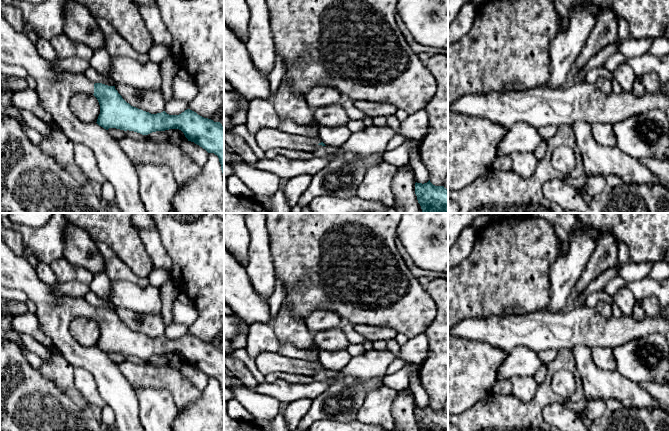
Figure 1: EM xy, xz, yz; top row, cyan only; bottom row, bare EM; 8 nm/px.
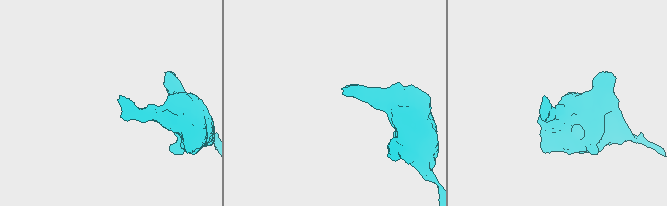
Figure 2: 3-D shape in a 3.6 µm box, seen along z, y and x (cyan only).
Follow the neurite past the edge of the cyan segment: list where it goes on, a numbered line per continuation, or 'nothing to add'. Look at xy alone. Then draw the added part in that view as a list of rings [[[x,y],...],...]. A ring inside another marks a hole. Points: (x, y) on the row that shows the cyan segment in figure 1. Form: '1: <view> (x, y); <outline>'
1: xy (55, 89); [[[0,13],[0,62],[8,65],[17,65],[23,67],[28,75],[31,75],[37,83],[36,92],[39,96],[41,106],[50,113],[55,122],[59,125],[62,131],[75,143],[88,146],[95,154],[98,168],[102,175],[106,178],[115,189],[115,204],[122,213],[146,213],[142,200],[139,194],[140,182],[138,174],[134,165],[126,154],[122,151],[118,142],[112,138],[109,132],[103,127],[95,123],[84,123],[80,121],[71,111],[69,107],[70,98],[76,93],[94,94],[94,83],[91,82],[85,74],[71,73],[71,72],[57,72],[52,63],[43,59],[35,46],[35,44],[28,38],[26,32],[18,32],[14,30],[3,18]]]

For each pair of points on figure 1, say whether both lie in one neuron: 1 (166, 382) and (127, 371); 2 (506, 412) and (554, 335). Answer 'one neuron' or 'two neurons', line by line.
1: one neuron
2: two neurons

